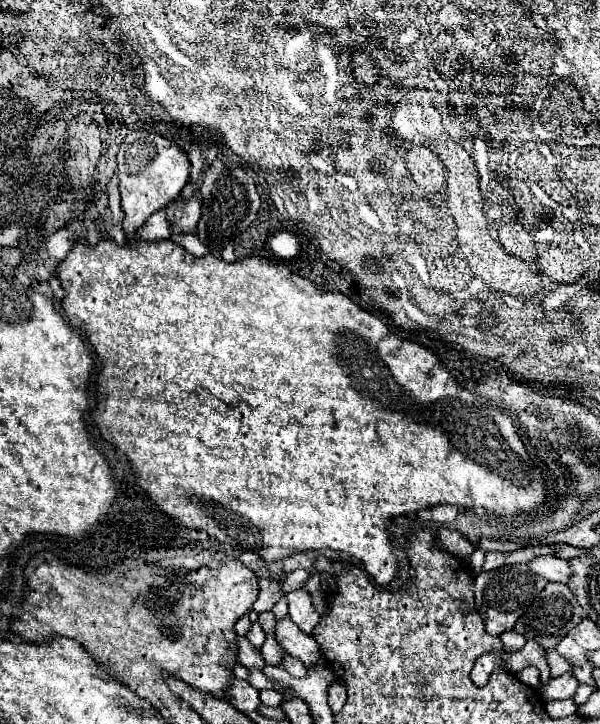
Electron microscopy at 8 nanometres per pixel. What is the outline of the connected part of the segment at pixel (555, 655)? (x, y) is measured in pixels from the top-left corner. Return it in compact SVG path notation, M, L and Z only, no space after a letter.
M557 650L547 652L547 662L549 662L549 668L551 668L551 676L561 676L567 668L571 668L569 660L565 660Z

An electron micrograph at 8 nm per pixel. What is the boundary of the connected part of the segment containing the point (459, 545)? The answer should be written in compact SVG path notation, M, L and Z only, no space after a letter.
M439 528L439 538L435 542L435 548L443 548L445 552L451 552L461 558L471 556L475 550L473 544L459 530L447 530L447 528Z

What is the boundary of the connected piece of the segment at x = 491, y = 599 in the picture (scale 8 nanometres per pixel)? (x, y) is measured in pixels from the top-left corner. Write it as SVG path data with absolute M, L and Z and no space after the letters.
M513 564L513 566L503 566L491 572L481 572L475 578L475 608L481 614L485 622L485 630L491 636L499 636L507 630L511 630L525 610L537 598L537 594L545 588L547 580L533 574L527 564Z

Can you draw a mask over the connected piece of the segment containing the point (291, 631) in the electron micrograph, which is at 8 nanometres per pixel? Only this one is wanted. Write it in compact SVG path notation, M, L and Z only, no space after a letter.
M291 618L277 620L277 624L275 624L275 638L277 638L279 646L287 654L303 660L305 666L313 666L317 662L319 664L325 664L325 660L321 656L321 650L319 650L317 642L315 642L315 638L303 634L297 628L297 624L291 622Z

